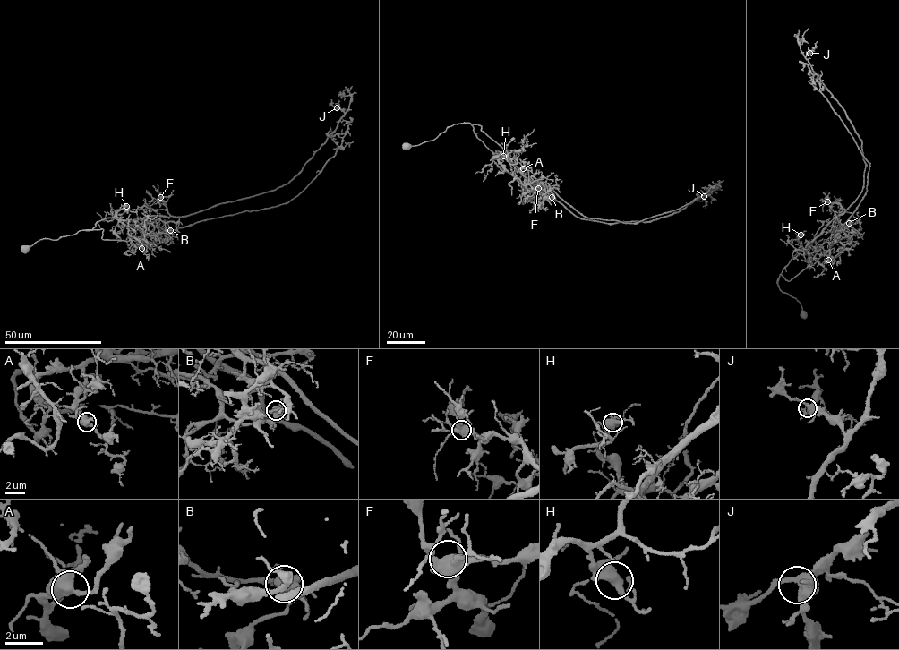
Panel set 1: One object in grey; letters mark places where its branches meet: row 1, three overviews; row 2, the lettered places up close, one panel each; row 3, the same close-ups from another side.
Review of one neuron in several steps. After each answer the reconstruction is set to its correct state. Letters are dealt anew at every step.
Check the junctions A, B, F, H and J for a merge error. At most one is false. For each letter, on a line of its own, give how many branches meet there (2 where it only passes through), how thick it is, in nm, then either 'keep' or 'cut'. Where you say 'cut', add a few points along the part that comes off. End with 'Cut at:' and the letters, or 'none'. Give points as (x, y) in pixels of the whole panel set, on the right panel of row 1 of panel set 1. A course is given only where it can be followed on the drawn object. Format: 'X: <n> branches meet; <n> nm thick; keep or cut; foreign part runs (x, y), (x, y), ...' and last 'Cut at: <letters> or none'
A: 5 branches meet; 440 nm thick; keep
B: 7 branches meet; 480 nm thick; cut; foreign part runs (850, 223), (850, 243), (832, 243), (864, 196), (869, 162), (815, 88), (813, 75), (804, 64), (809, 65)
F: 5 branches meet; 500 nm thick; keep
H: 4 branches meet; 480 nm thick; keep
J: 4 branches meet; 500 nm thick; keep
Cut at: B

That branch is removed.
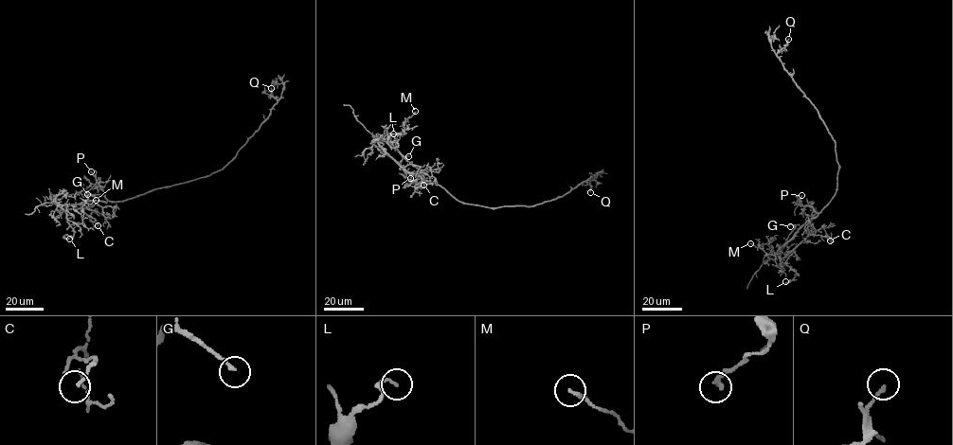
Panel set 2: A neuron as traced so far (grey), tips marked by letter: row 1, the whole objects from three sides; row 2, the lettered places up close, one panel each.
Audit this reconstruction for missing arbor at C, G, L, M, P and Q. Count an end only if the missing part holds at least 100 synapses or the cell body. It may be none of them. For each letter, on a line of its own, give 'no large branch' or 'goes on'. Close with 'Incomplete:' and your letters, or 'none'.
C: no large branch
G: no large branch
L: no large branch
M: no large branch
P: no large branch
Q: no large branch
Incomplete: none

